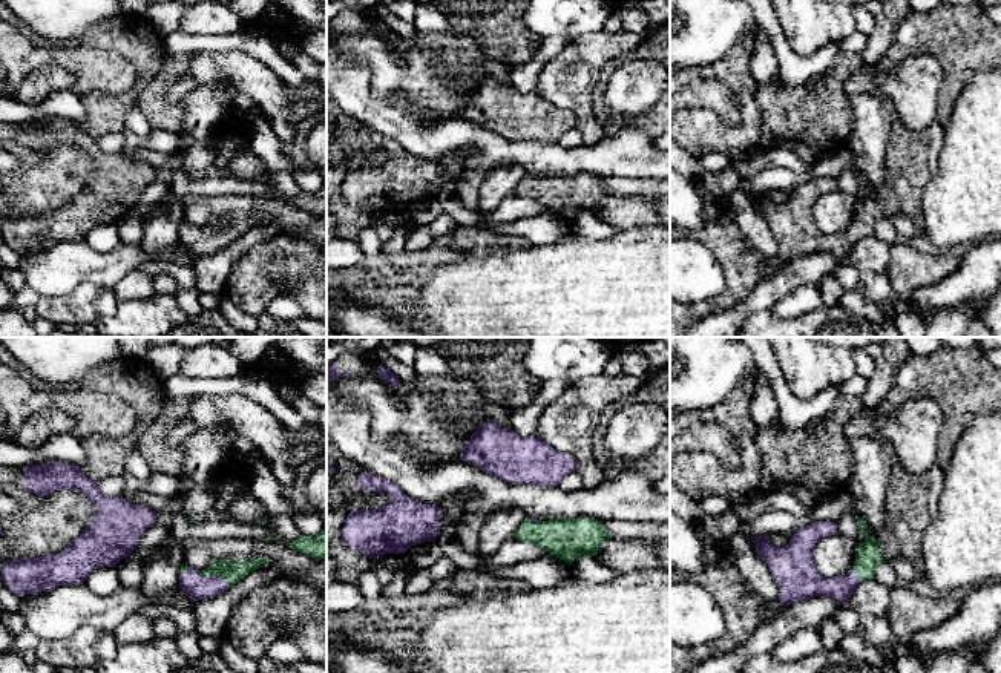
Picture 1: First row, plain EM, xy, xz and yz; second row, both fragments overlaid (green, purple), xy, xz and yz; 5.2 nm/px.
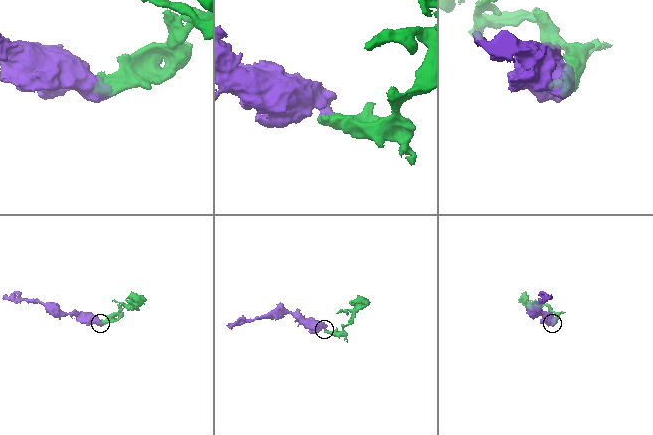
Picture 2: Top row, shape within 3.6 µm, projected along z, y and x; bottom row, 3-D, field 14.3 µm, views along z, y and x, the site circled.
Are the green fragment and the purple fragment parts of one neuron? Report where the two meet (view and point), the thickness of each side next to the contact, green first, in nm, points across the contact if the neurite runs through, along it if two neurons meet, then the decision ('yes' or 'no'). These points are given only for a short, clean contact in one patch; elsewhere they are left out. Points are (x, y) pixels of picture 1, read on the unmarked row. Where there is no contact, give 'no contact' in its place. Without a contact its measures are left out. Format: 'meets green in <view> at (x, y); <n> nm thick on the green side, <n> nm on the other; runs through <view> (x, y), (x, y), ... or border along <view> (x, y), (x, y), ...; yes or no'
meets green in xy at (213, 232); 120 nm thick on the green side, 130 nm on the other; runs through xy (232, 227), (213, 232), (196, 244); yes

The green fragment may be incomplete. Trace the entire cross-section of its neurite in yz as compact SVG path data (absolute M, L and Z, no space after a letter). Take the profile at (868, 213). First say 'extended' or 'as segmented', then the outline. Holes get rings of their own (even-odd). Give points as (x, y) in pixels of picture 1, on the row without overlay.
extended; M816 178L791 190L786 202L774 202L766 192L753 196L759 213L768 221L779 244L779 258L789 262L814 253L834 254L848 261L854 245L869 235L874 235L875 224L883 218L877 196L866 193L857 202L855 219L843 231L825 235L812 218L816 201L829 192L837 190L837 179Z

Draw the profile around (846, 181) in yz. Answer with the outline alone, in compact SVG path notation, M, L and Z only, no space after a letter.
M845 170L837 178L837 189L857 198L858 182L855 170Z

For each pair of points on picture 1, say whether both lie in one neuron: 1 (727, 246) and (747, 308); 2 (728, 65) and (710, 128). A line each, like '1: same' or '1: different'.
1: different
2: same

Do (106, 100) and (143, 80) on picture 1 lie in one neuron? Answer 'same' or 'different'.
same

